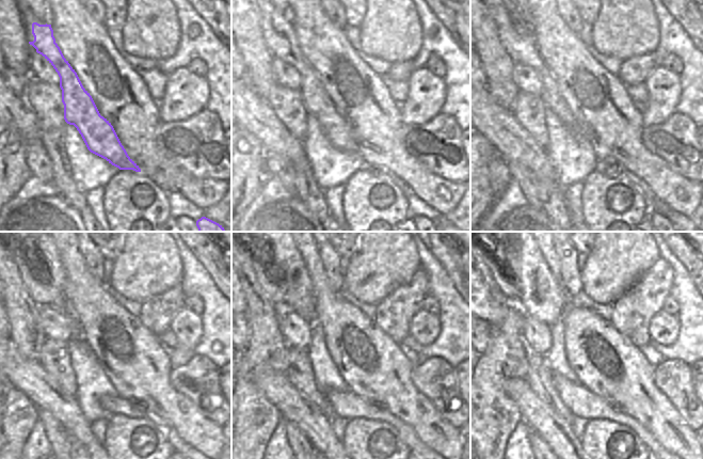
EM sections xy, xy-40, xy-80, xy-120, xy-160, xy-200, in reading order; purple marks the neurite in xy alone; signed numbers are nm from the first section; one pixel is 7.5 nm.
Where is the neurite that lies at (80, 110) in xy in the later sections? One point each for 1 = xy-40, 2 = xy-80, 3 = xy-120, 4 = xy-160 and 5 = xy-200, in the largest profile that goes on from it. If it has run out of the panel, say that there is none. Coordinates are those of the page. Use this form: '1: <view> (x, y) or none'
1: xy-40 (318, 104)
2: xy-80 (526, 51)
3: xy-120 (48, 295)
4: xy-160 (278, 301)
5: xy-200 (514, 300)

